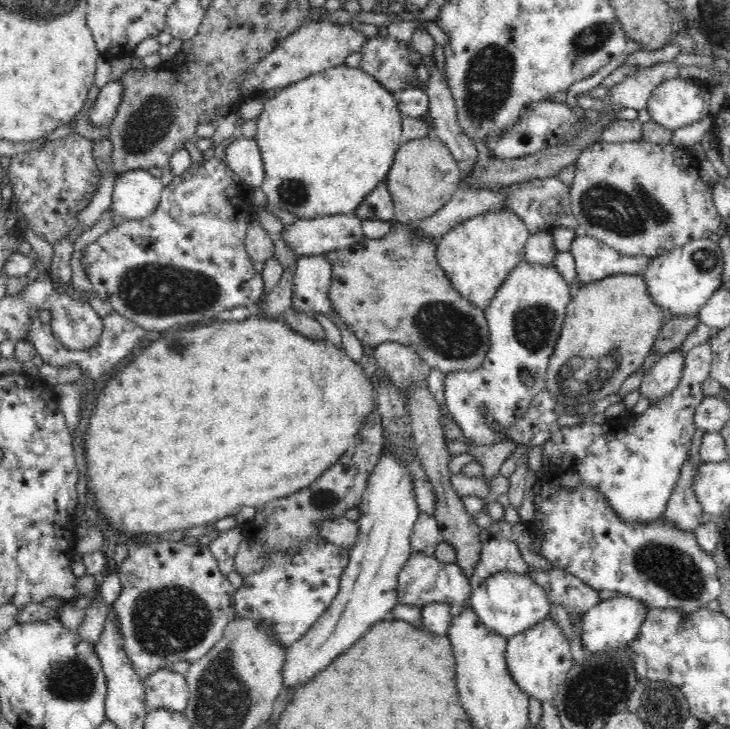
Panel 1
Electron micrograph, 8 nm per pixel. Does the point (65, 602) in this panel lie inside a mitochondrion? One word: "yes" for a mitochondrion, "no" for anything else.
no

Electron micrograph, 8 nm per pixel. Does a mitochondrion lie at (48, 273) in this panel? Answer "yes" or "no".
no

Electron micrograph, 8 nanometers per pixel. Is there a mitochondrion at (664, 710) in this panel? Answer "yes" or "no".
yes

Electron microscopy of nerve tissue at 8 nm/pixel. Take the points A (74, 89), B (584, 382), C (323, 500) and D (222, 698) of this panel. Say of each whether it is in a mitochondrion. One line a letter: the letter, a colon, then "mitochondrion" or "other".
A: other
B: mitochondrion
C: mitochondrion
D: mitochondrion

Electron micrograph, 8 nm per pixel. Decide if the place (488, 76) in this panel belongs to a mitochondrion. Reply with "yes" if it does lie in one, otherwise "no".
yes

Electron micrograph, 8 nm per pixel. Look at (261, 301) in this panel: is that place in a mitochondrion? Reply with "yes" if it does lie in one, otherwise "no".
no

